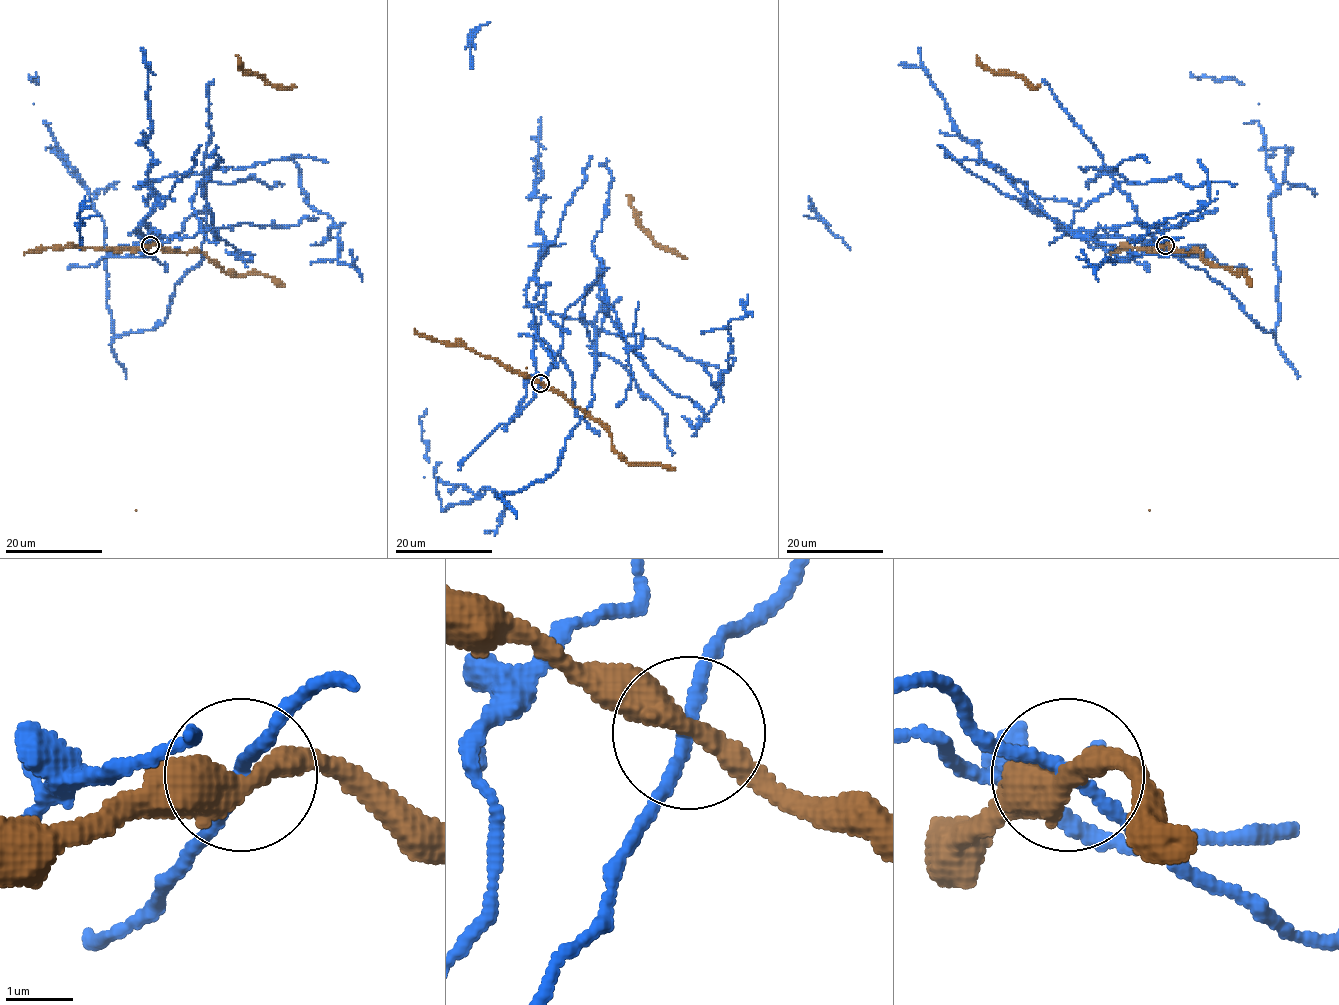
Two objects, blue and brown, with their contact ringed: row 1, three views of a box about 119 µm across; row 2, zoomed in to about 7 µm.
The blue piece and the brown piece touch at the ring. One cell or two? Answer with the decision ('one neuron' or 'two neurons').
two neurons

